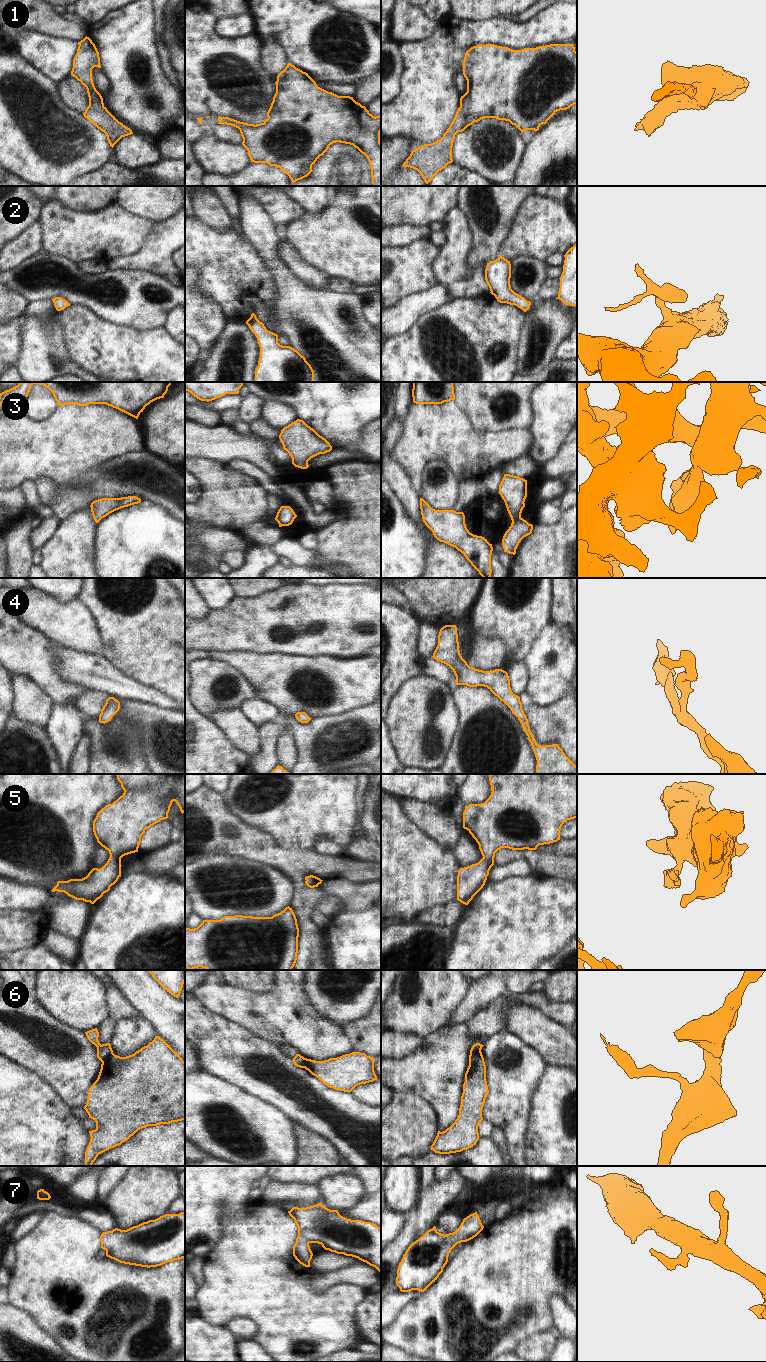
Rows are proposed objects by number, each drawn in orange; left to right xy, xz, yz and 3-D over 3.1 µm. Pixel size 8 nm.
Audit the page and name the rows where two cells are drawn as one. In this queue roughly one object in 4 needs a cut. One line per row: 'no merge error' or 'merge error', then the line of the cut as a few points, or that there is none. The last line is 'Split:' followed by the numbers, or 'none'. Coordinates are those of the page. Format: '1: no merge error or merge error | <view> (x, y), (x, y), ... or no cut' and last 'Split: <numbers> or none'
1: no merge error | no cut
2: no merge error | no cut
3: no merge error | no cut
4: no merge error | no cut
5: no merge error | no cut
6: merge error | xy (112, 1052), (101, 1061)
7: no merge error | no cut
Split: 6

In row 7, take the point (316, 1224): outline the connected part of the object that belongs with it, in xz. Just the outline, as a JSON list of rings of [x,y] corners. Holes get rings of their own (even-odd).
[[[321,1202],[306,1208],[293,1207],[288,1213],[298,1228],[293,1256],[303,1266],[310,1267],[313,1256],[309,1244],[318,1243],[325,1250],[358,1258],[381,1272],[381,1228],[377,1225],[362,1220],[347,1219],[341,1216],[338,1210],[330,1210]]]

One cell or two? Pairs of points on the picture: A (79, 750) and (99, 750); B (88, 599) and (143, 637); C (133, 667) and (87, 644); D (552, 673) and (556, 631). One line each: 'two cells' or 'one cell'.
A: two cells
B: one cell
C: two cells
D: one cell

